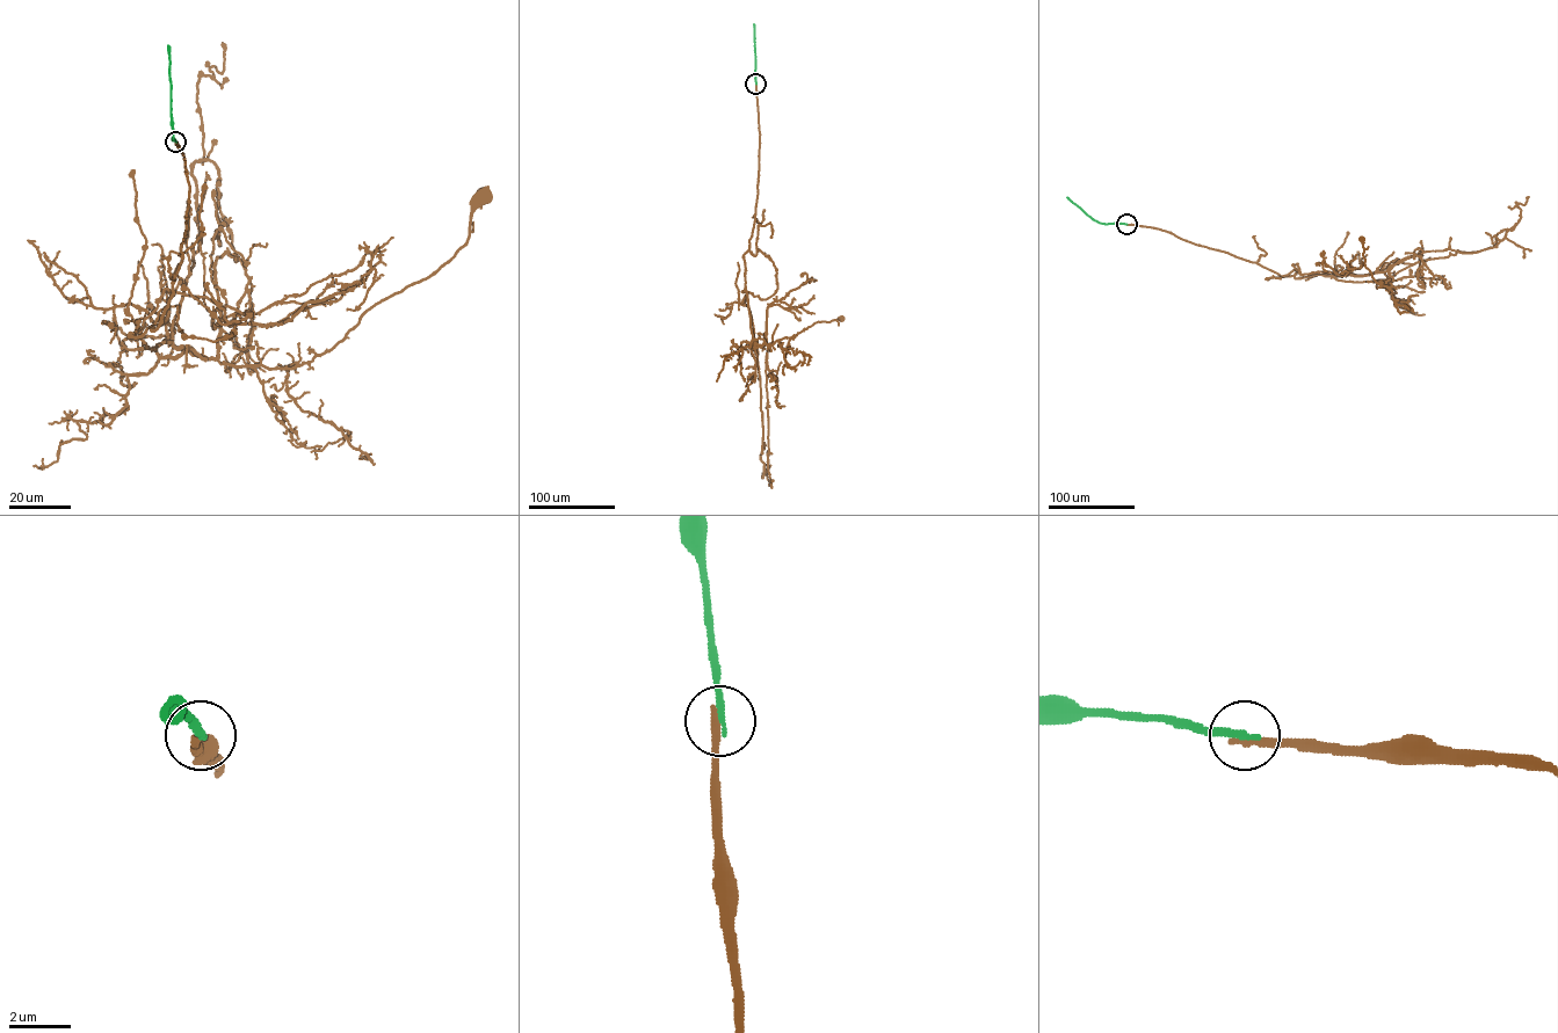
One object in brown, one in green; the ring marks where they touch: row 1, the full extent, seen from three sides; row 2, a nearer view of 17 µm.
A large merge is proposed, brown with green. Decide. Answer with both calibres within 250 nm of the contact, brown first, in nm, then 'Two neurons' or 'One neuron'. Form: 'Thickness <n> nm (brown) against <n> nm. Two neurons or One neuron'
Thickness 280 nm (brown) against 260 nm. Two neurons

